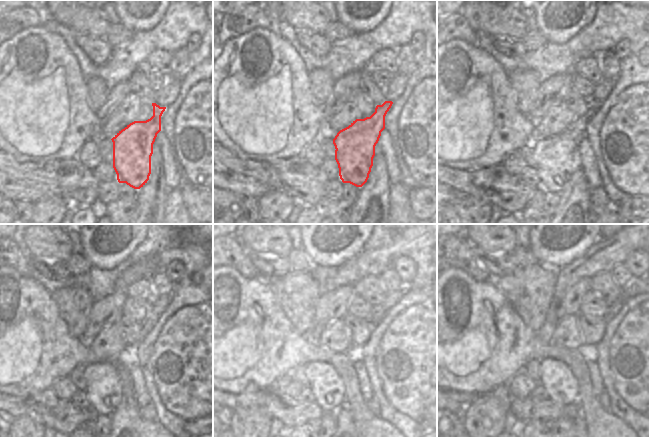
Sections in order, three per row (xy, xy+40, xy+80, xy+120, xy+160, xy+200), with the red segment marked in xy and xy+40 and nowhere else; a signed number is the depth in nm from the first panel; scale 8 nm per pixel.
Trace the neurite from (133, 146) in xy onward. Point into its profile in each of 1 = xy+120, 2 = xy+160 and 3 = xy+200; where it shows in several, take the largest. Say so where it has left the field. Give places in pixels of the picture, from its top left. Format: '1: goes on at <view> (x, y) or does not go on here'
1: goes on at xy+120 (104, 389)
2: goes on at xy+160 (325, 383)
3: goes on at xy+200 (558, 380)

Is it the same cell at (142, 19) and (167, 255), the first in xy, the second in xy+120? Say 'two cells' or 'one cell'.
two cells

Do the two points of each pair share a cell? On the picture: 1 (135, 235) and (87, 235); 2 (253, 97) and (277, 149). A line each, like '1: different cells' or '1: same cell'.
1: same cell
2: same cell

